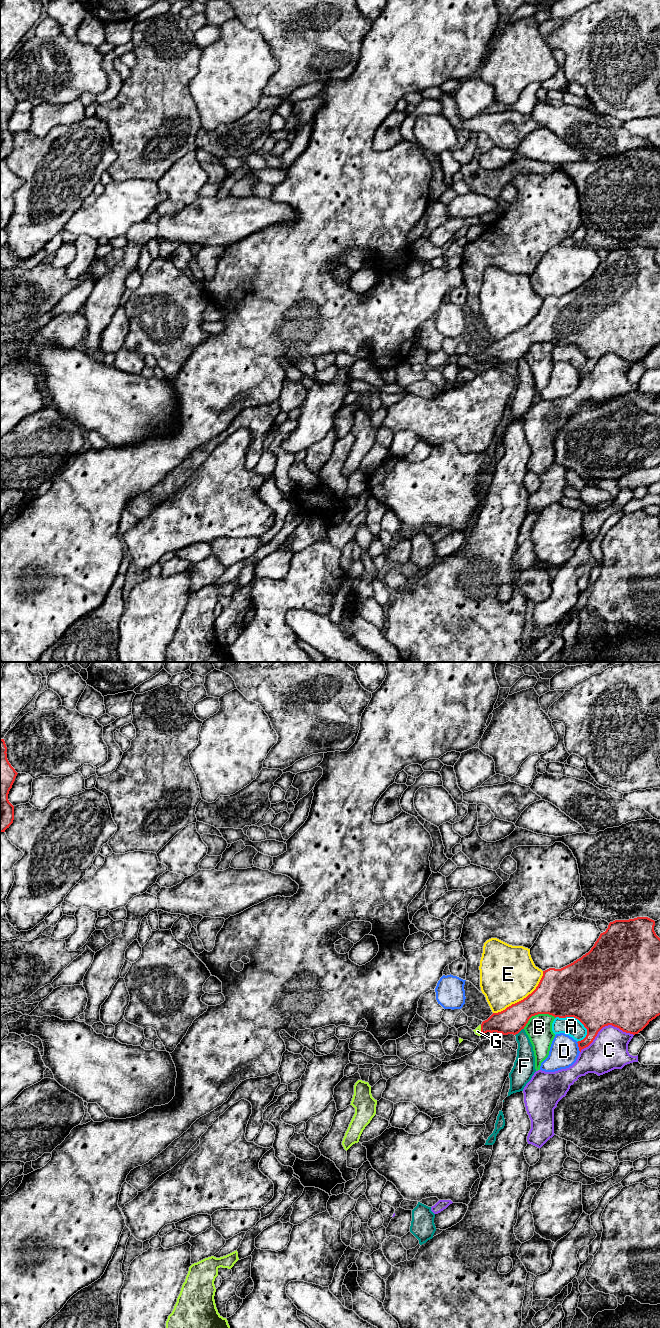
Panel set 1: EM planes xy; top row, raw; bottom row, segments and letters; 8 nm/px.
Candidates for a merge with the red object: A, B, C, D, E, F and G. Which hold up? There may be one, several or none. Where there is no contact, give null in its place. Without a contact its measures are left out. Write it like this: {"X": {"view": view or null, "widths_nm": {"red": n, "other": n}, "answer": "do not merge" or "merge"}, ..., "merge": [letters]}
{"A": {"view": "xy", "widths_nm": {"red": 500, "other": 150}, "answer": "do not merge"}, "B": {"view": "xy", "widths_nm": {"red": 380, "other": 200}, "answer": "do not merge"}, "C": {"view": "xy", "widths_nm": {"red": 500, "other": 300}, "answer": "do not merge"}, "D": {"view": "xy", "widths_nm": {"red": 190, "other": 240}, "answer": "do not merge"}, "E": {"view": "xy", "widths_nm": {"red": 300, "other": 460}, "answer": "do not merge"}, "F": {"view": "xy", "widths_nm": {"red": 220, "other": 160}, "answer": "do not merge"}, "G": {"view": "xy", "widths_nm": {"red": 200, "other": 50}, "answer": "merge"}, "merge": ["G"]}

